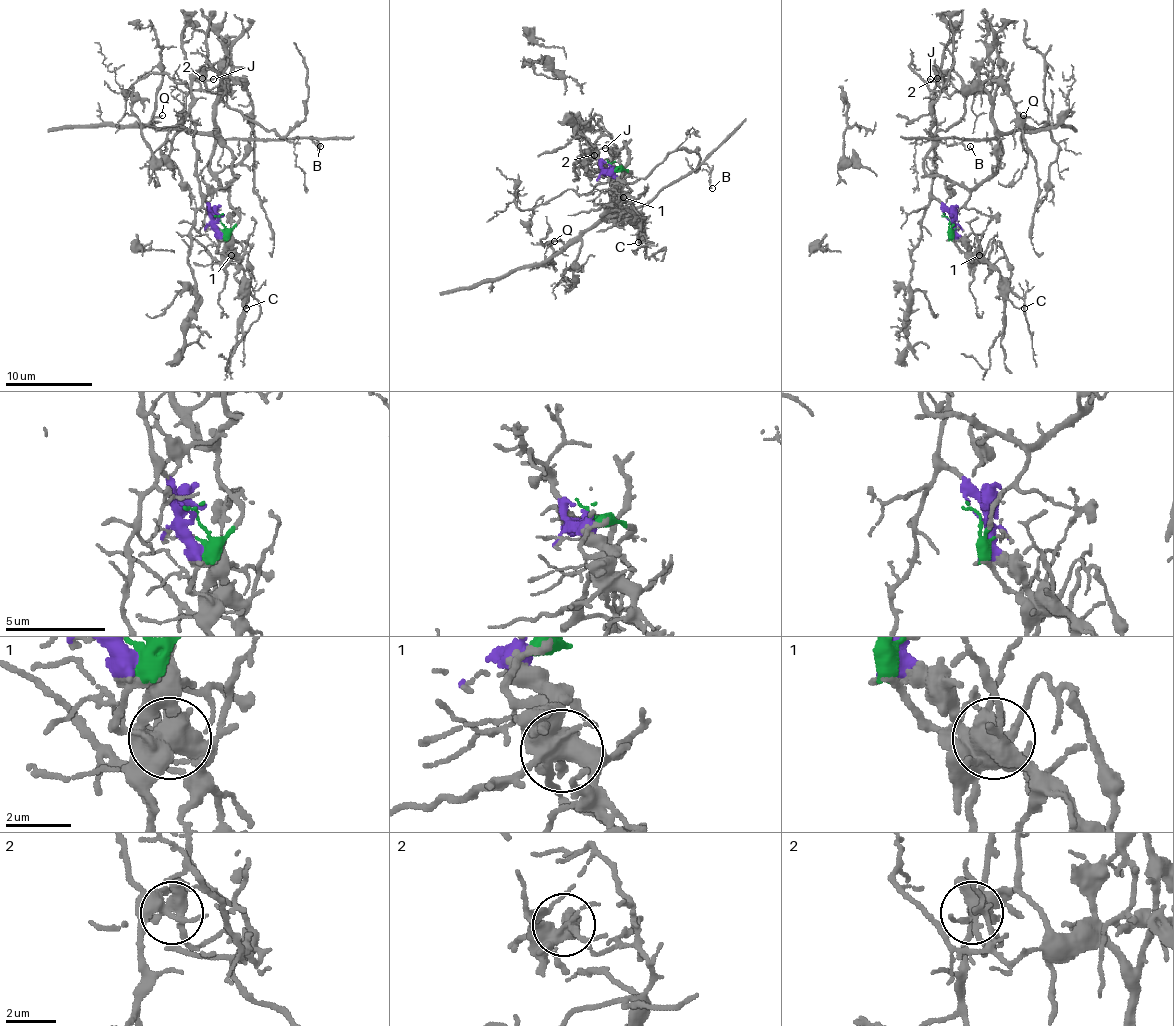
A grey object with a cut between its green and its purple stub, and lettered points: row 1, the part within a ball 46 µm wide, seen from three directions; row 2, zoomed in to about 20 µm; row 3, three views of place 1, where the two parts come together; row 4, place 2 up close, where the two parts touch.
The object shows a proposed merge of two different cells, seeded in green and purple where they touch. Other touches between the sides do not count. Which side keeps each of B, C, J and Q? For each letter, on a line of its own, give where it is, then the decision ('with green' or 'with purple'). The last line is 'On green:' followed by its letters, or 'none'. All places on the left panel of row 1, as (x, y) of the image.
B: (320, 146) | with green
C: (246, 308) | with purple
J: (213, 79) | with purple
Q: (162, 115) | with green
On green: B, Q

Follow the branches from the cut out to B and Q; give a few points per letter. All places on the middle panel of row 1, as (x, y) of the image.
B: (612, 167), (632, 173), (601, 214), (608, 219), (649, 204), (699, 167), (708, 171), (712, 188)
Q: (612, 167), (623, 167), (632, 173), (601, 214), (605, 219), (571, 238), (549, 258), (545, 251), (553, 241)

